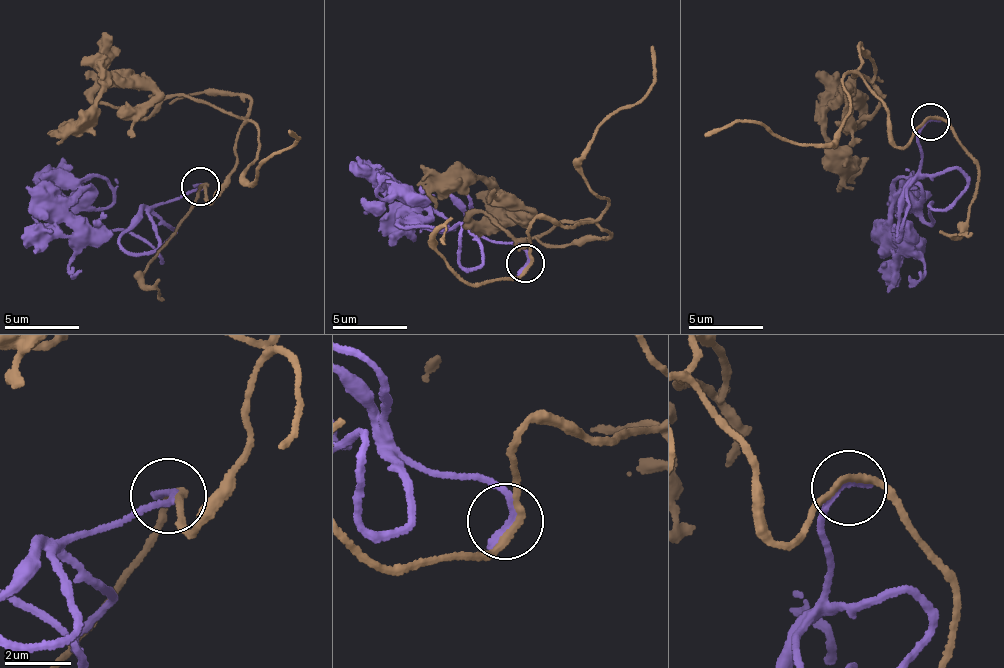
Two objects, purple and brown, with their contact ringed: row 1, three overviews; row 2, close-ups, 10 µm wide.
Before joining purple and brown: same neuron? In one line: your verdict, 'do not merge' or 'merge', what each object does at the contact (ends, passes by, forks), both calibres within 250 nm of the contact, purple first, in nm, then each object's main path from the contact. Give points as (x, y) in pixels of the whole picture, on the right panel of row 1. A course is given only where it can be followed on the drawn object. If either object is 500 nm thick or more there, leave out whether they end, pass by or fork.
merge; purple ends there; brown passes by; 280 nm thick on the purple side, 200 nm on the other; purple runs (931, 120), (923, 173), (966, 191), (934, 223), (900, 198), (908, 274); brown runs (931, 120), (898, 147), (856, 71), (880, 99), (857, 123), (849, 104), (829, 107), (826, 127), (856, 183)

